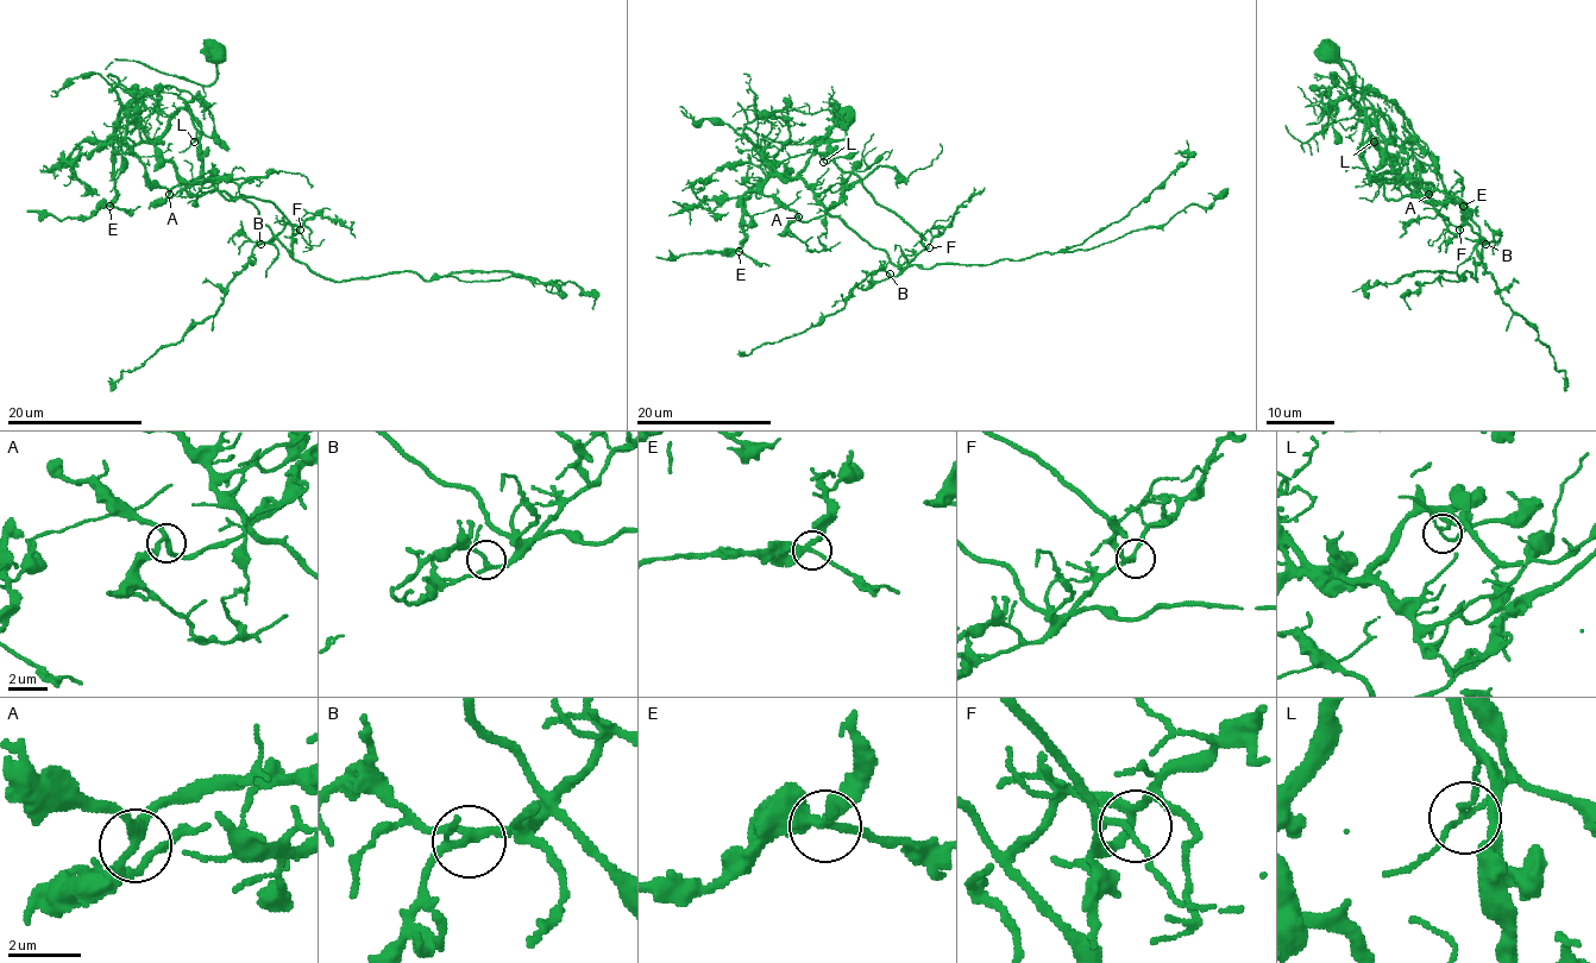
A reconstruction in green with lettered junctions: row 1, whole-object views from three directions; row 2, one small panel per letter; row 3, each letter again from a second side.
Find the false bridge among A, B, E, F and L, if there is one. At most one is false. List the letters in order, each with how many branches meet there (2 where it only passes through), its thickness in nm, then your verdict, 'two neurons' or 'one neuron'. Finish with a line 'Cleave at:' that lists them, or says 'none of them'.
A: branches 3; calibre 240 nm; one neuron
B: branches 4; calibre 200 nm; one neuron
E: branches 3; calibre 320 nm; one neuron
F: branches 3; calibre 220 nm; one neuron
L: branches 3; calibre 130 nm; two neurons
Cleave at: L

